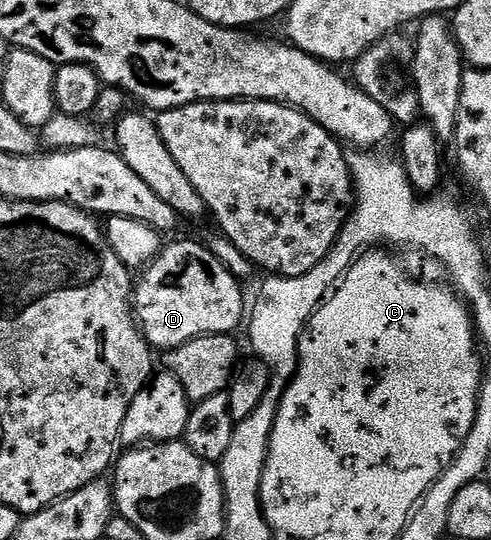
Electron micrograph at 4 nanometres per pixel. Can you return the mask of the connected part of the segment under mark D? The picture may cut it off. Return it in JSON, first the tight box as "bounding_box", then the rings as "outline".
{"bounding_box":[131,242,247,352],"outline":[[[173,242],[164,247],[161,253],[144,267],[145,274],[136,283],[131,303],[138,326],[150,347],[157,352],[178,350],[196,338],[205,338],[208,334],[233,334],[236,326],[242,325],[247,314],[247,302],[241,295],[242,283],[219,261],[208,245],[197,242]]]}

